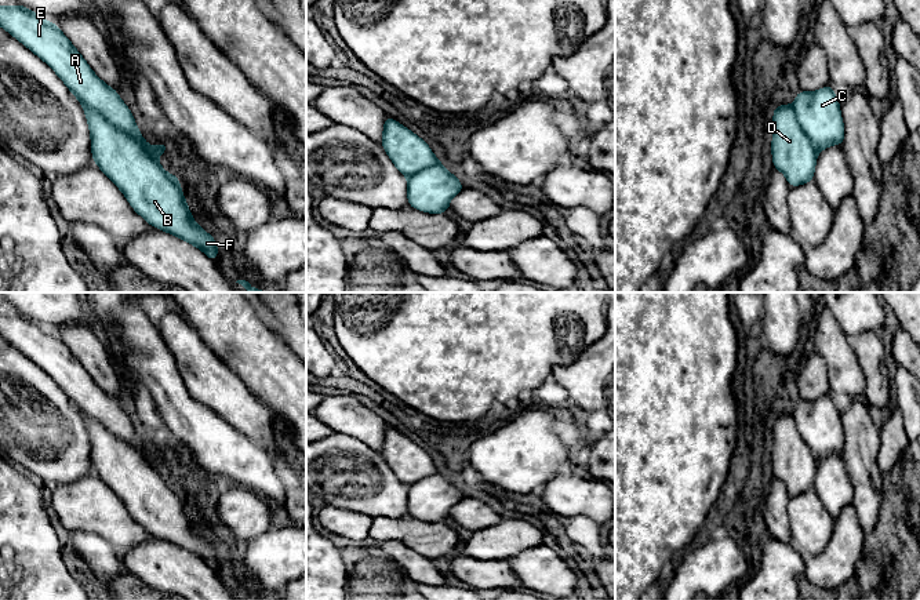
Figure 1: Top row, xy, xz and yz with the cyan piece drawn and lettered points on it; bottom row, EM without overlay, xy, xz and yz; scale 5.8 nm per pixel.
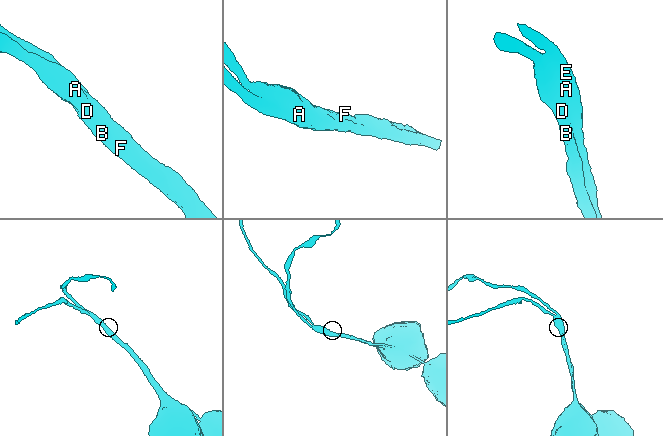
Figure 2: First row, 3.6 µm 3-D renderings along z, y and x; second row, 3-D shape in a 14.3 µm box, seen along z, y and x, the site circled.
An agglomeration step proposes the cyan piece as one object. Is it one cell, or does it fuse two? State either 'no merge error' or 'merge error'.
merge error

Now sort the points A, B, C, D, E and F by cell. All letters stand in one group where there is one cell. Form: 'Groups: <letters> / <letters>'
Groups: A C E / B D F

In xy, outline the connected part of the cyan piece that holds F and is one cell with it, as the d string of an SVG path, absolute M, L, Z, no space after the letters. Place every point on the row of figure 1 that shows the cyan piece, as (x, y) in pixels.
M83 105L94 163L123 192L132 210L149 225L200 248L218 259L215 239L193 222L181 190L181 181L150 159L128 134L109 123L98 110Z

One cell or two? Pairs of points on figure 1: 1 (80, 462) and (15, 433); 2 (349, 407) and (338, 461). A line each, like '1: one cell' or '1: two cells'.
1: one cell
2: two cells

